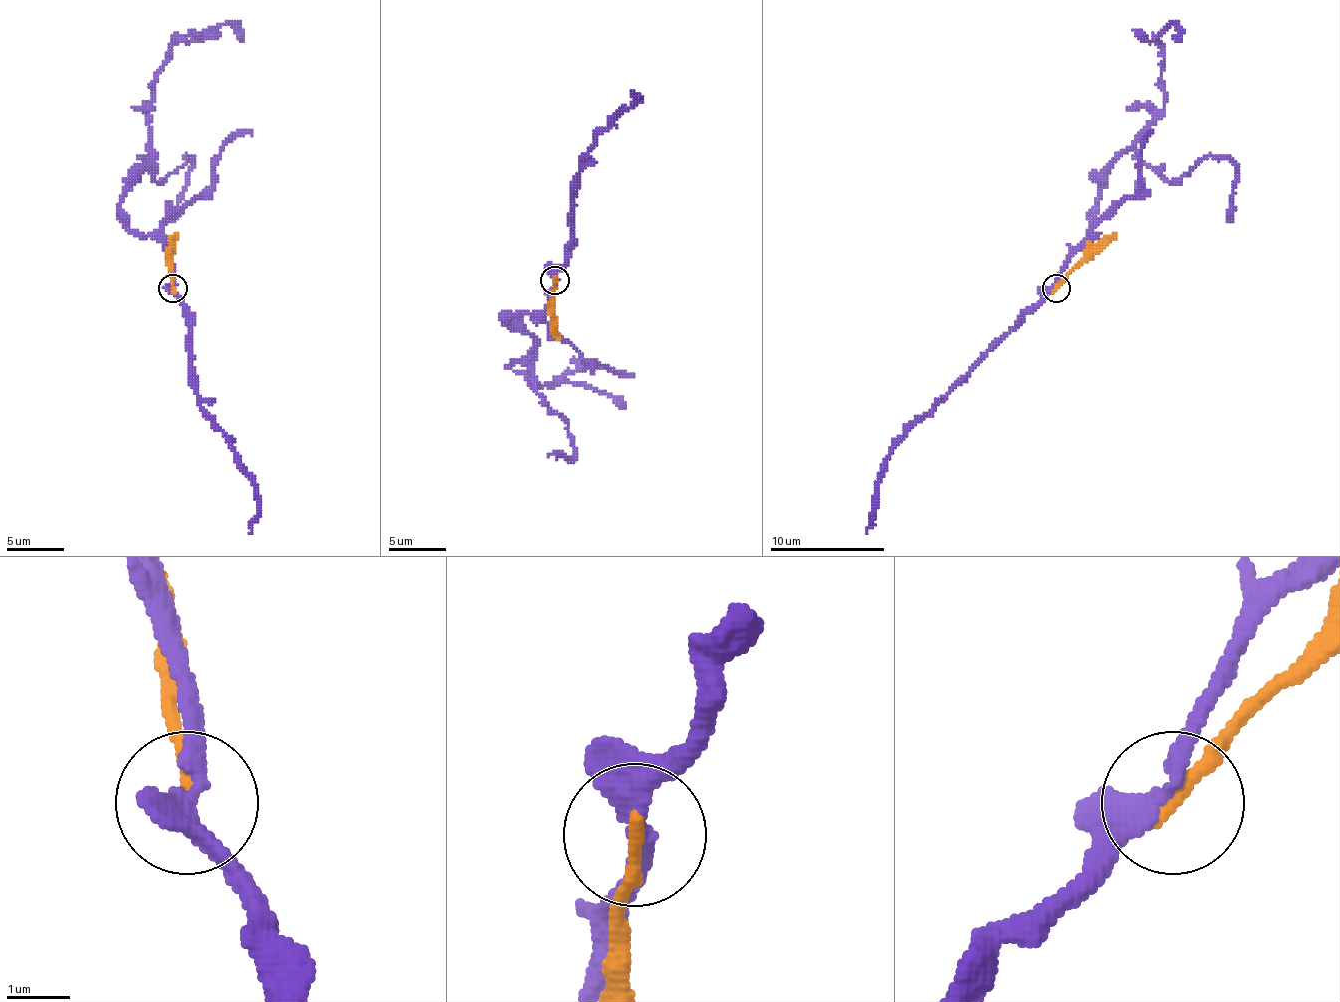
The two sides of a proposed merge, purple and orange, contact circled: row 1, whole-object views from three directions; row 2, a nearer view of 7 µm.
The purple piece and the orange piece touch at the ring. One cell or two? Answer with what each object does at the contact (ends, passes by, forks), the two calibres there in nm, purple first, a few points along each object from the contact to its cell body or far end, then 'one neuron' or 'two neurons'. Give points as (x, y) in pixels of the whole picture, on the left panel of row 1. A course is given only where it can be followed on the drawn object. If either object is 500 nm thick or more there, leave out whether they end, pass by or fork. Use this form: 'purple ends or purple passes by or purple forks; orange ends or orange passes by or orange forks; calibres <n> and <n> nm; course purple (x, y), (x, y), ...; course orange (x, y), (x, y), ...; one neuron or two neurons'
purple passes by; orange ends; calibres 280 and 240 nm; course purple (172, 287), (169, 250), (120, 213), (152, 159), (154, 73), (189, 36), (229, 24), (243, 41); course orange (172, 287), (172, 239), (177, 233); two neurons

